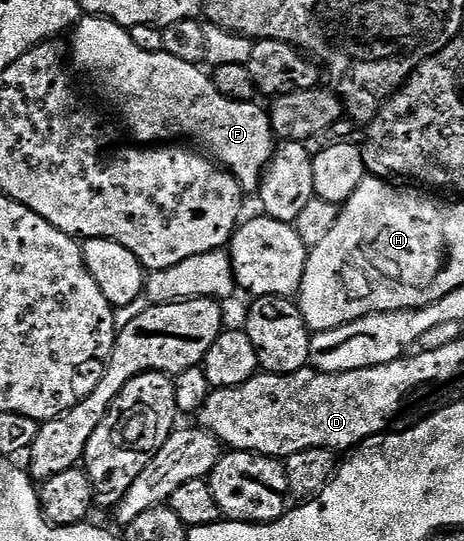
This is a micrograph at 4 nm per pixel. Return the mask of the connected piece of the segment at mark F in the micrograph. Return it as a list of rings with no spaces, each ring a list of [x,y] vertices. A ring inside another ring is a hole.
[[[98,16],[80,17],[78,21],[74,23],[73,31],[74,30],[75,35],[73,35],[71,38],[71,54],[69,50],[69,58],[73,63],[74,69],[76,71],[79,69],[83,74],[88,74],[88,76],[91,77],[97,85],[99,85],[100,92],[103,93],[104,96],[107,97],[117,109],[119,109],[119,114],[121,117],[123,117],[124,124],[131,129],[131,134],[133,137],[135,137],[132,139],[134,139],[136,143],[167,144],[172,140],[187,140],[183,138],[192,138],[193,141],[200,142],[200,144],[204,146],[202,149],[206,151],[206,153],[210,155],[210,157],[214,159],[218,165],[224,167],[227,173],[231,174],[232,177],[239,182],[244,191],[254,191],[256,187],[258,187],[263,176],[263,171],[266,170],[267,164],[270,161],[273,153],[273,145],[271,146],[271,142],[273,143],[271,123],[269,121],[268,111],[264,109],[264,107],[262,110],[261,107],[255,106],[256,103],[254,101],[238,102],[232,98],[221,96],[221,92],[217,92],[215,83],[211,81],[210,77],[208,77],[206,73],[202,74],[202,72],[199,71],[200,67],[194,62],[177,60],[177,56],[169,56],[168,54],[164,54],[162,52],[145,52],[141,48],[137,48],[137,44],[133,44],[133,40],[131,39],[130,29],[128,29],[126,26],[118,26],[116,22],[111,21],[109,18],[101,18]]]

